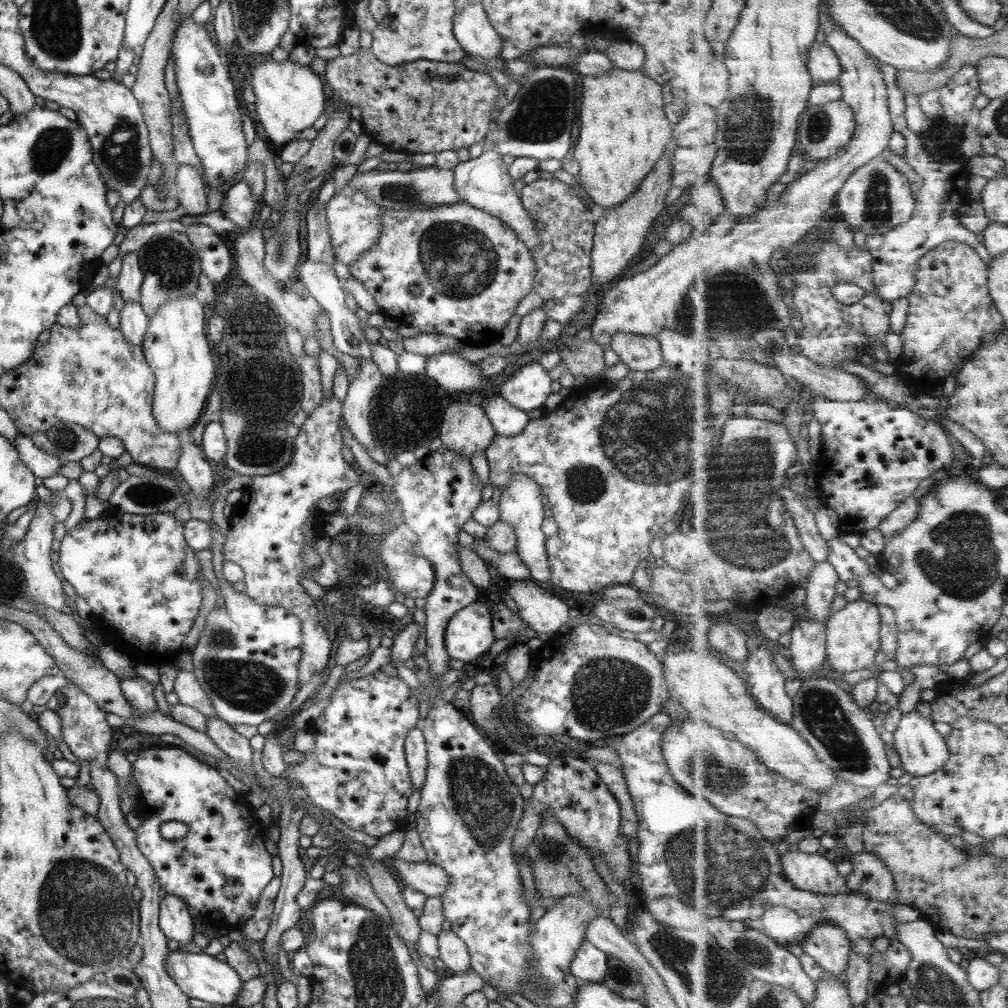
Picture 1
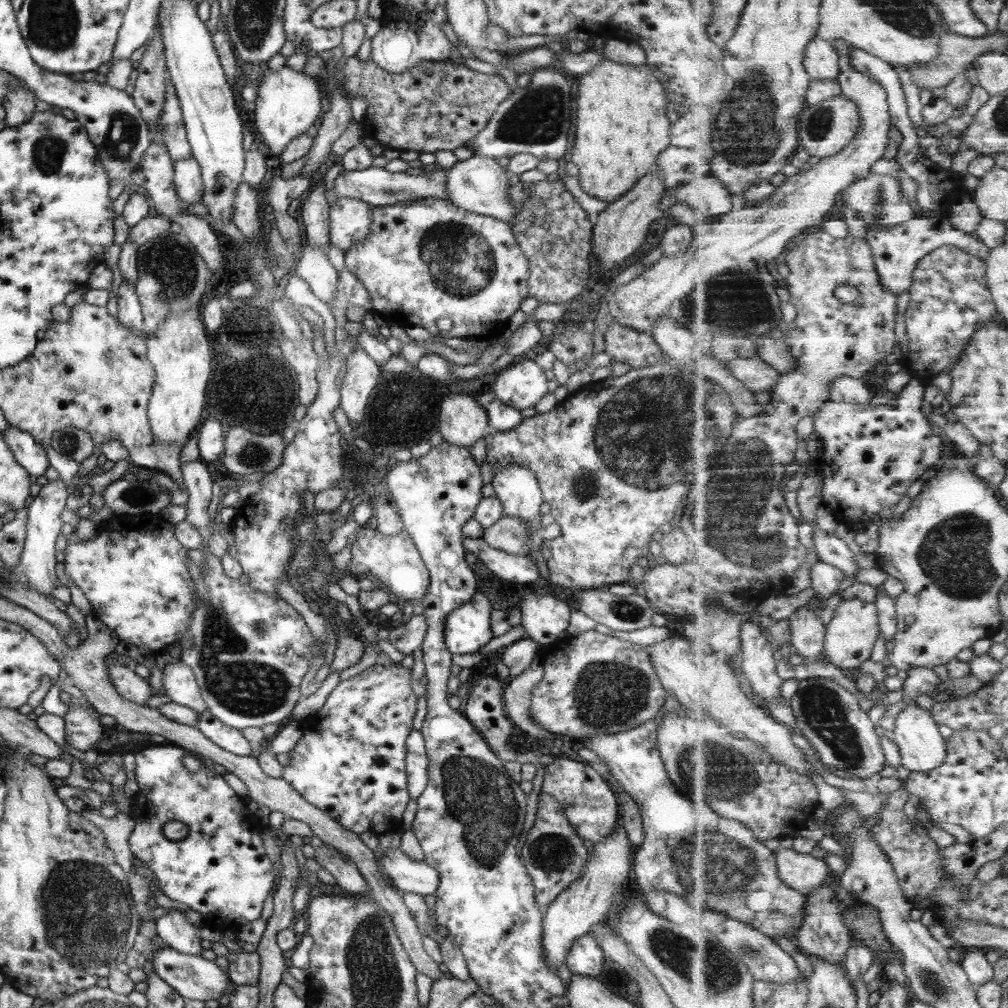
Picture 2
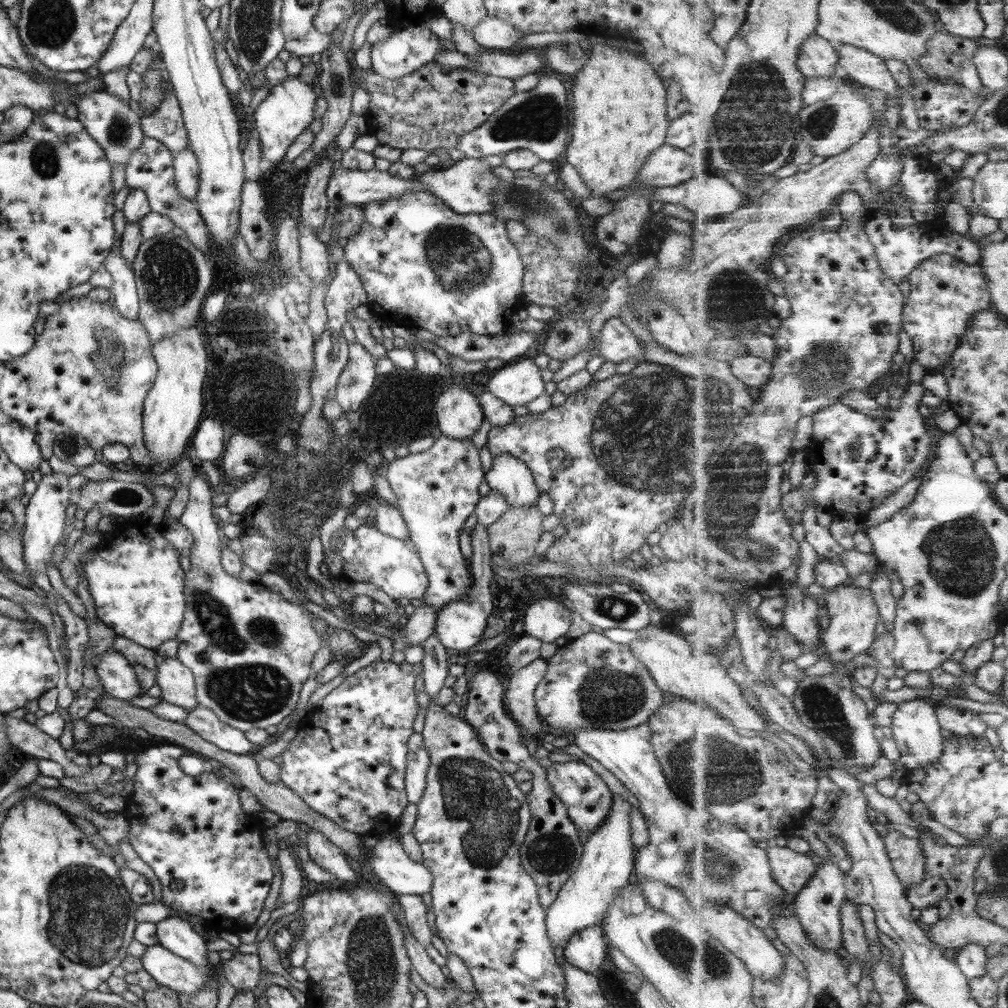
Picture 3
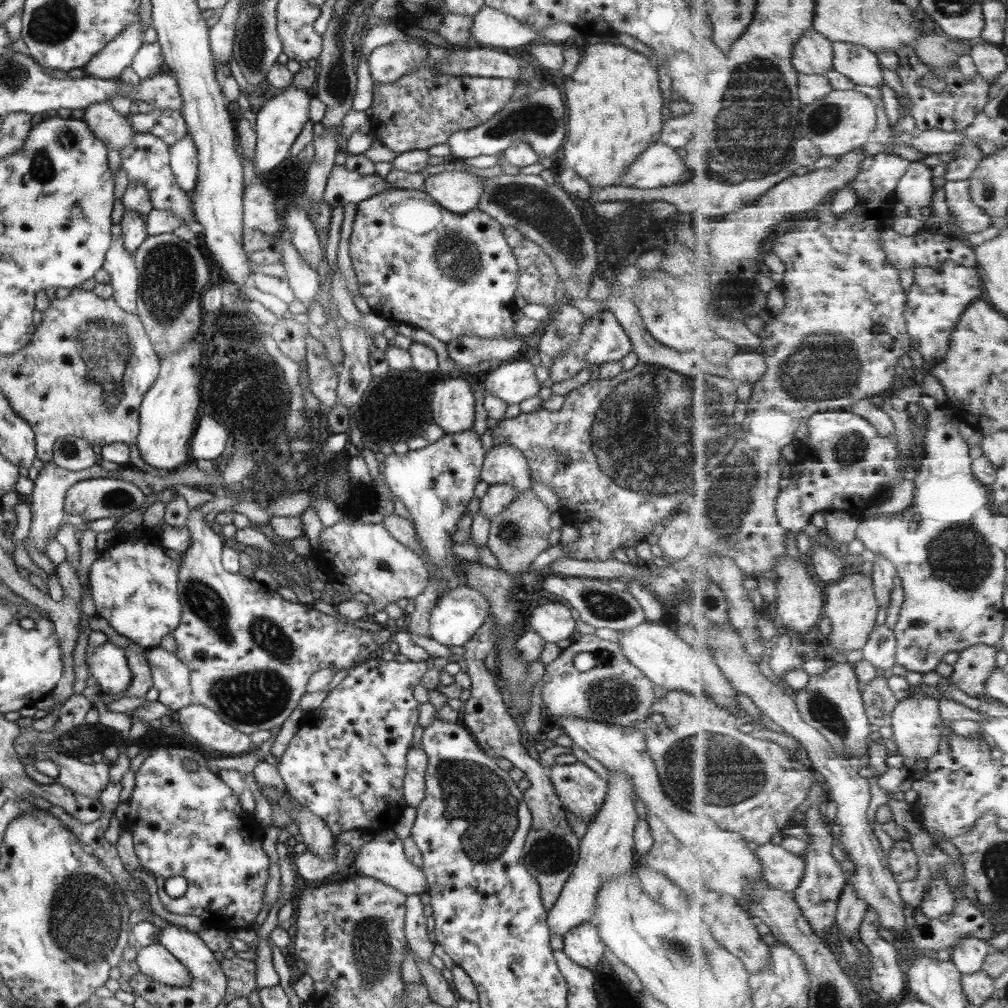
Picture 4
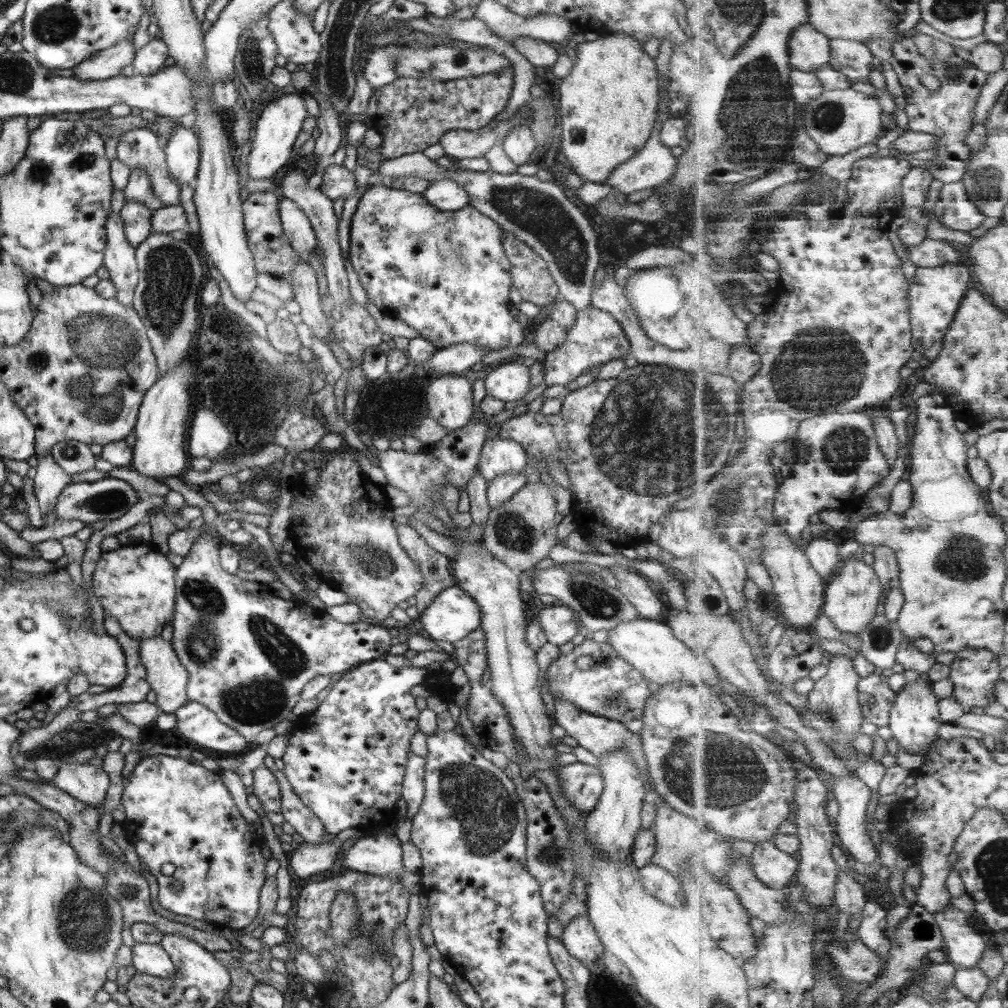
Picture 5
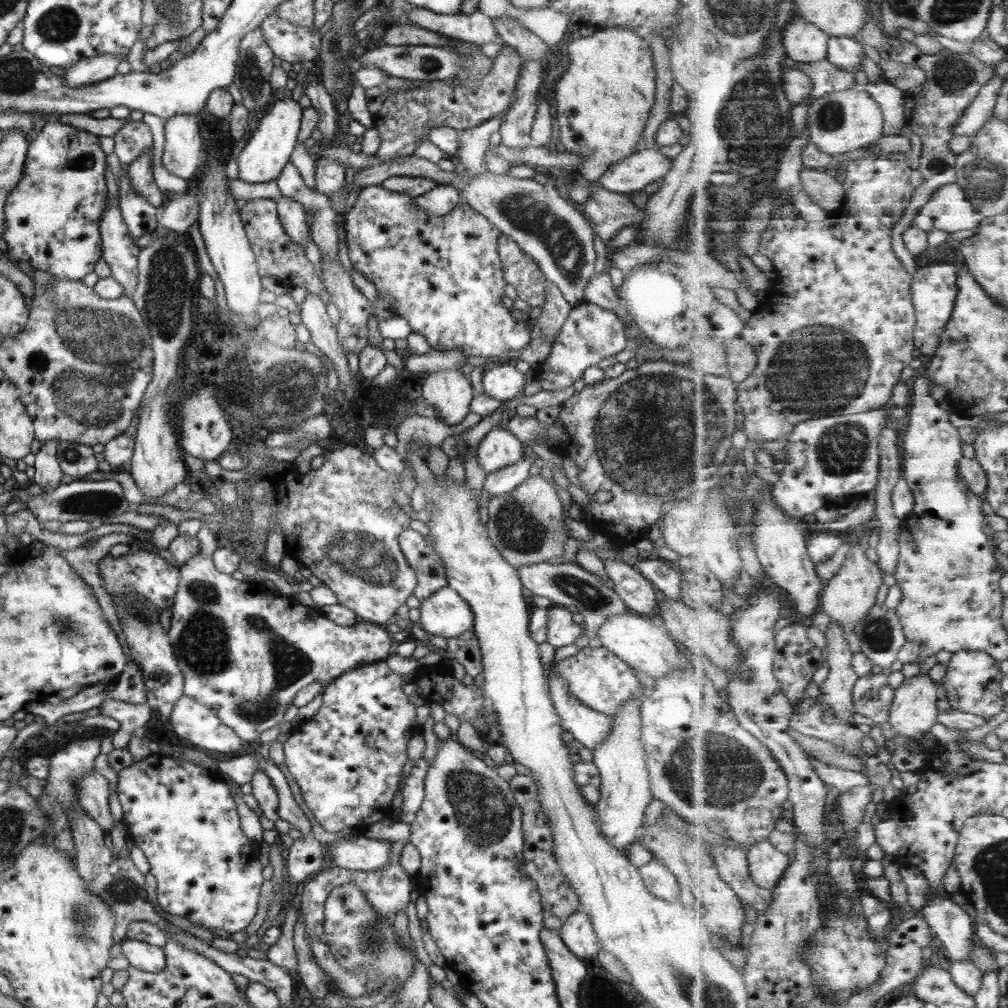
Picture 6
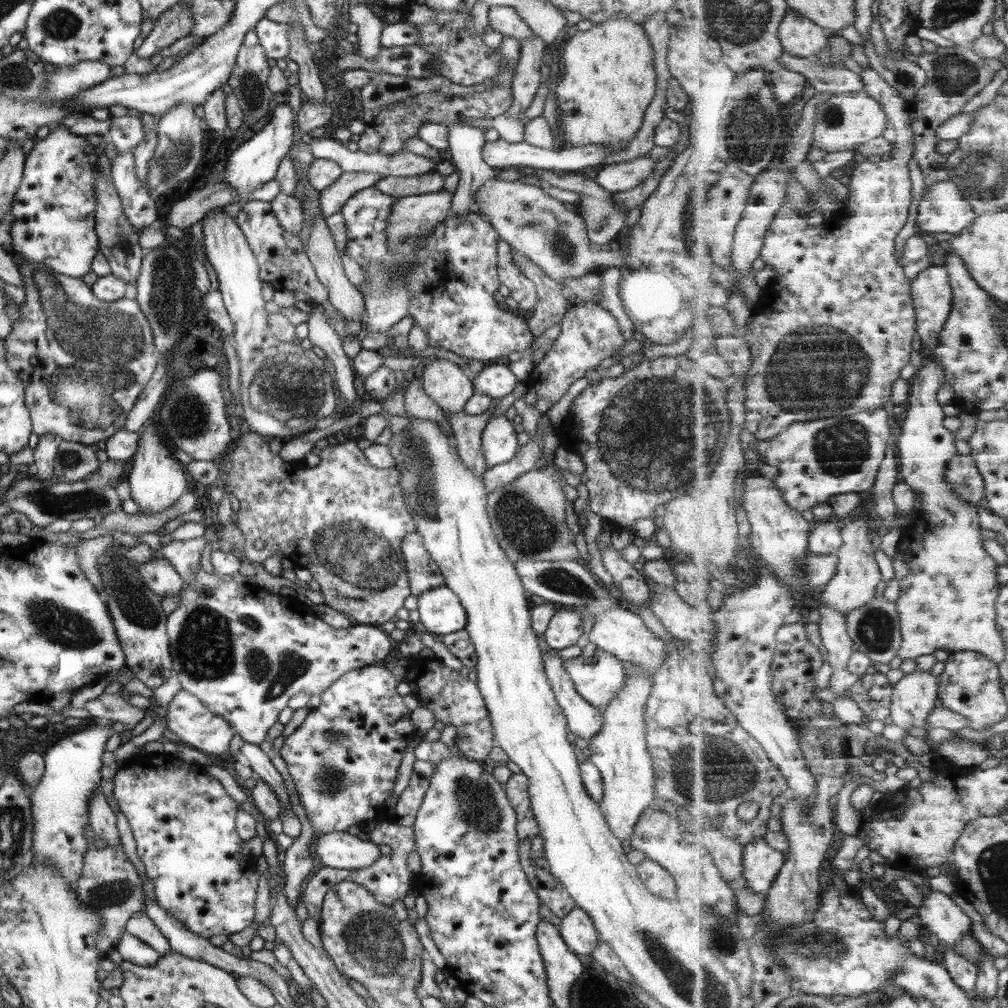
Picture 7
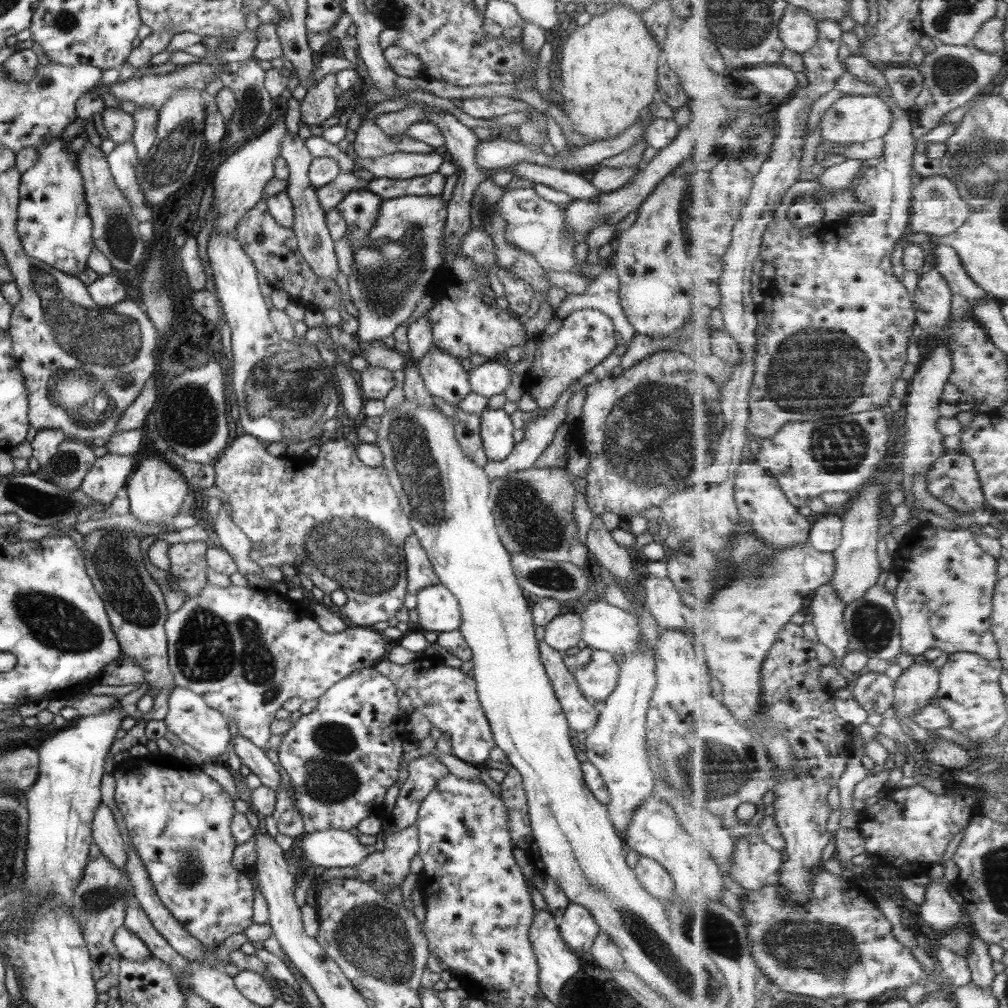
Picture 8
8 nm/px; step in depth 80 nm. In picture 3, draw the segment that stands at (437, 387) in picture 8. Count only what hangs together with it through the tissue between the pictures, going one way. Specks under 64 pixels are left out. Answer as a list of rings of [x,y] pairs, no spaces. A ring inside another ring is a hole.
[[[449,384],[435,395],[433,409],[437,427],[447,438],[470,439],[483,420],[477,396],[457,384]]]

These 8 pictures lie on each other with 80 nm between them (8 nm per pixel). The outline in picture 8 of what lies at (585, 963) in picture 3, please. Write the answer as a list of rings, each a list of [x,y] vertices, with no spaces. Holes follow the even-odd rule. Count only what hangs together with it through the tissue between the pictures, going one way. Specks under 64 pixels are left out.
[[[569,903],[557,922],[563,943],[576,954],[590,951],[599,928],[589,911],[581,905]]]

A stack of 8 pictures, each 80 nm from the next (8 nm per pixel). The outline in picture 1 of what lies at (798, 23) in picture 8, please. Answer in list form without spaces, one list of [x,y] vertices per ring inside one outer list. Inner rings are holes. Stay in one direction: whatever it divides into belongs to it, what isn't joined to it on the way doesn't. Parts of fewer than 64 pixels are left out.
[[[821,42],[813,44],[809,50],[808,67],[815,86],[837,82],[844,71],[840,58],[837,57],[833,48]]]

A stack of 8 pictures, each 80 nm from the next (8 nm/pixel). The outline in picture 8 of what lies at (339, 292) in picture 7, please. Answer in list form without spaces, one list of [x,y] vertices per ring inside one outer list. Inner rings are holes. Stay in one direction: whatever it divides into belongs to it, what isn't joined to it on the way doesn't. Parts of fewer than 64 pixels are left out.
[[[285,131],[278,144],[278,156],[283,158],[288,168],[286,189],[284,193],[289,197],[293,209],[293,222],[290,229],[294,232],[296,245],[301,257],[309,268],[321,279],[331,281],[335,285],[337,274],[337,260],[334,253],[333,241],[328,233],[325,213],[318,203],[314,186],[308,179],[308,166],[312,156],[304,145],[304,140],[289,131]]]

